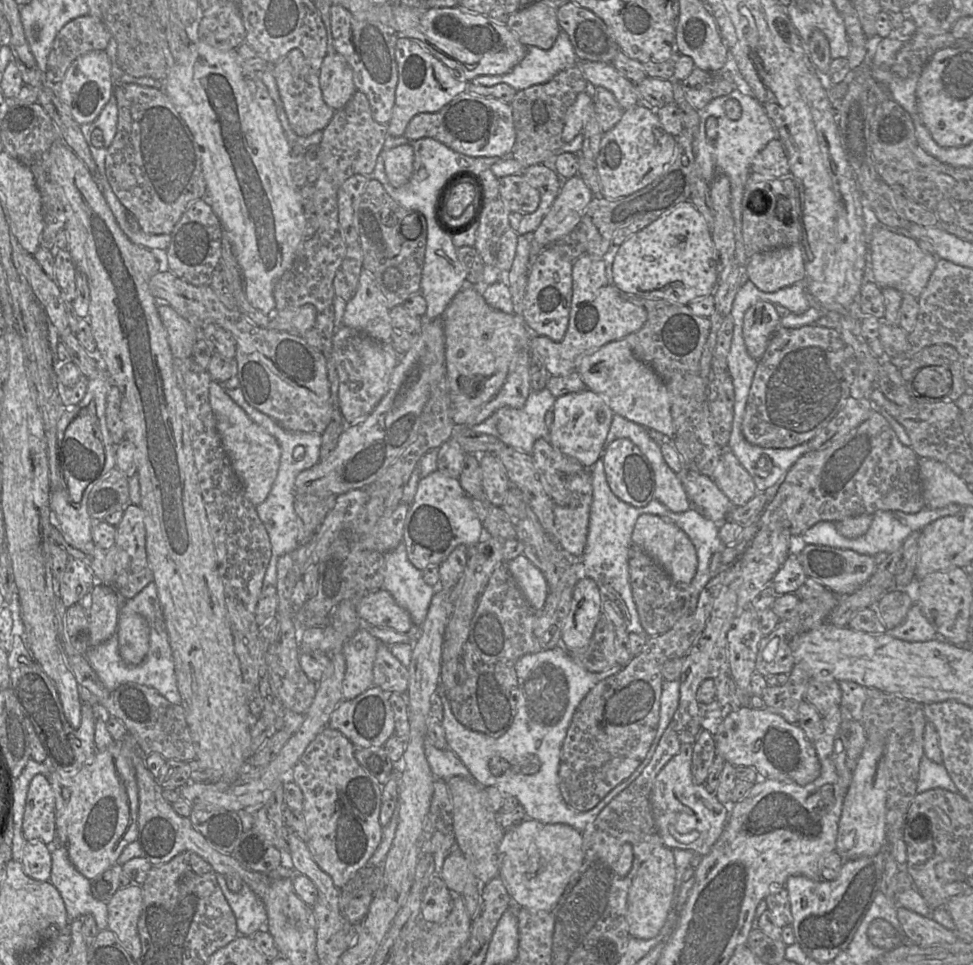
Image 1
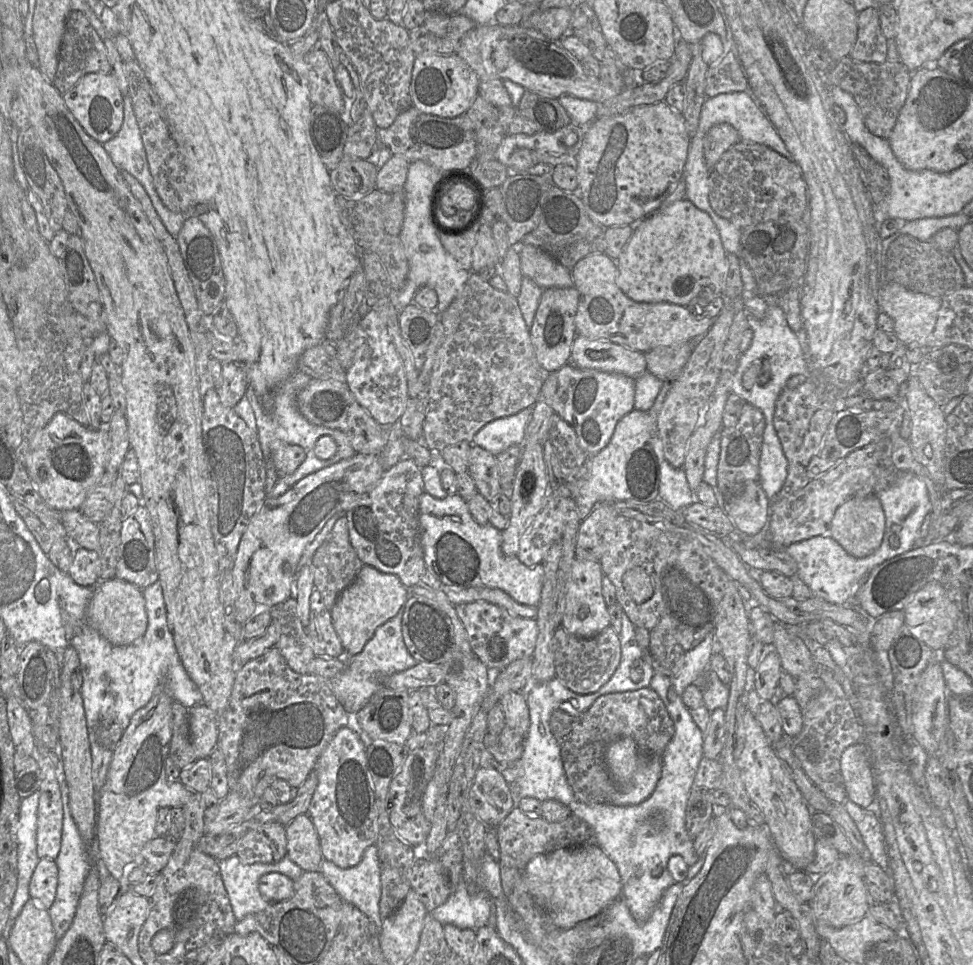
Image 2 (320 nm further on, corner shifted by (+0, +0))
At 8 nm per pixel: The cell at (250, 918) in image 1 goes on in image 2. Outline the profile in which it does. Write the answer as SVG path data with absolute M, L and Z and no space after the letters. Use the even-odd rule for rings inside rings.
M234 855L220 861L219 866L237 921L268 907L269 902L263 899L258 889L259 879L263 875L281 873L295 882L304 873L287 855L280 862L273 864L245 864Z

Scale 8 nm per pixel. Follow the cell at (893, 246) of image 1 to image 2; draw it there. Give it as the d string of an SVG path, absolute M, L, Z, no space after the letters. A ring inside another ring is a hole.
M886 282L879 290L878 306L893 320L900 344L926 349L926 342L935 329L941 298L912 292L896 282Z

